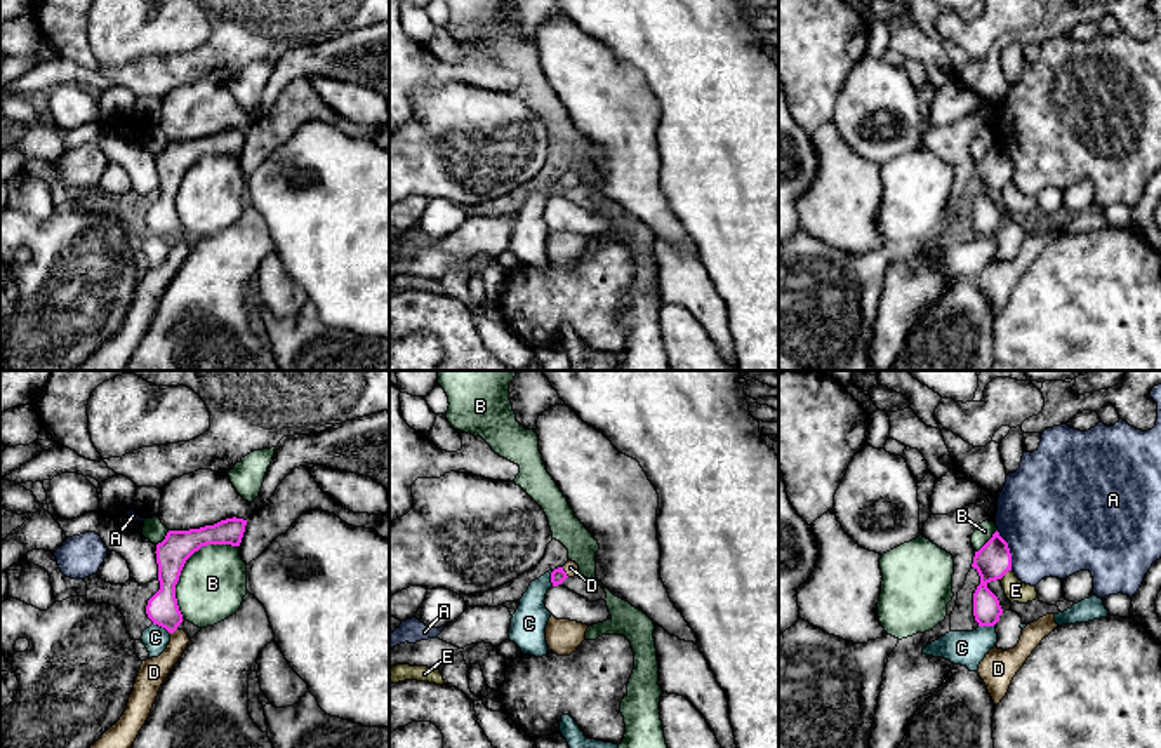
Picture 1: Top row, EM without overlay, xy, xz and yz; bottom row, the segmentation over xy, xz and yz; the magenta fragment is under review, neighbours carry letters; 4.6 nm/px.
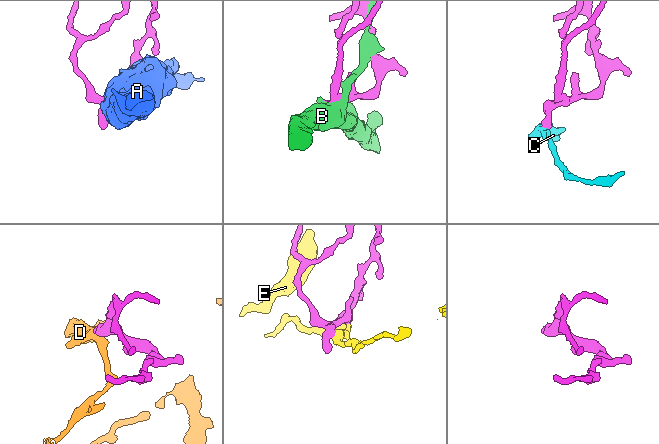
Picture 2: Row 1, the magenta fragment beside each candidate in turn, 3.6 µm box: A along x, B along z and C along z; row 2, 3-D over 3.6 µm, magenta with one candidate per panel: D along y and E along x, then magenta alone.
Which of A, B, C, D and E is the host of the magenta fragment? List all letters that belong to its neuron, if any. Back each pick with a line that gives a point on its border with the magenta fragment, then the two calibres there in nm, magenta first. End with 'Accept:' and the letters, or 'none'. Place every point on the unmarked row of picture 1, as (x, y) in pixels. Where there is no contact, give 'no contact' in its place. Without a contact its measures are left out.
D: meets magenta in xz at (565, 183); 70 nm thick on the magenta side, 70 nm on the other
Accept: D

